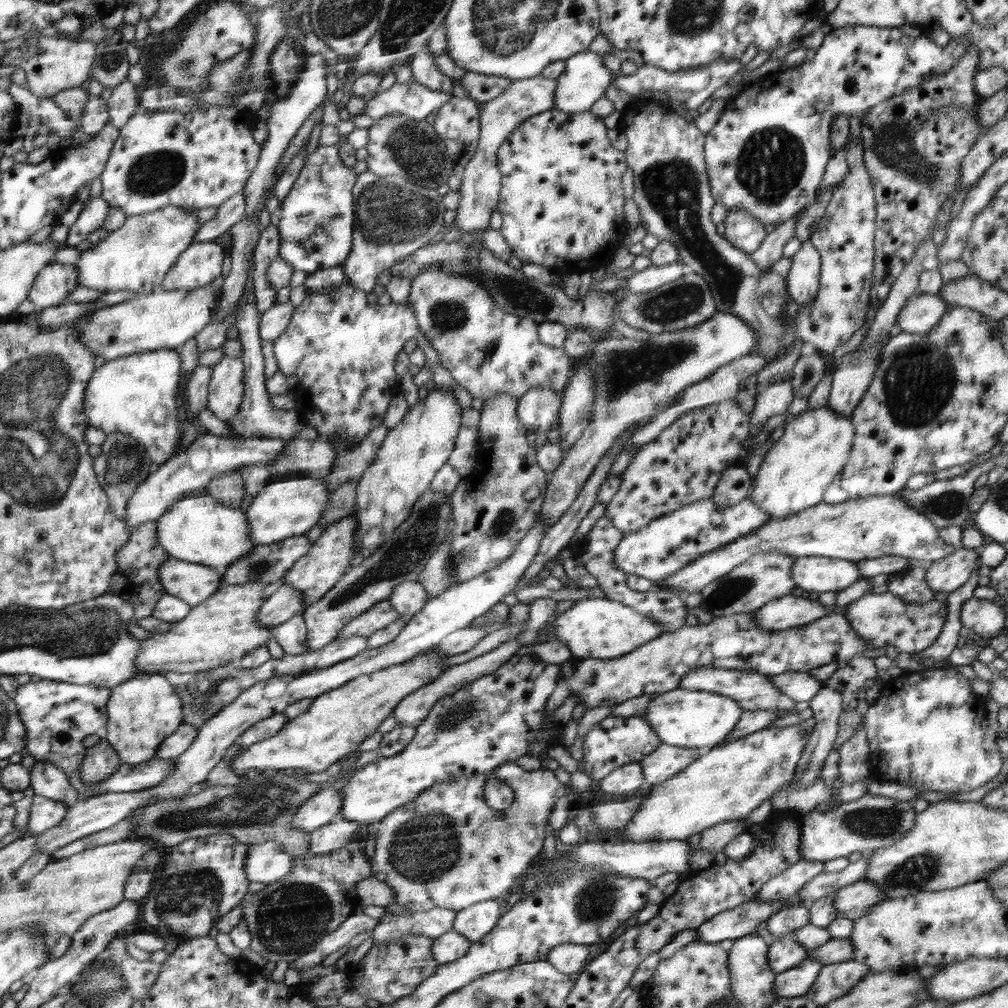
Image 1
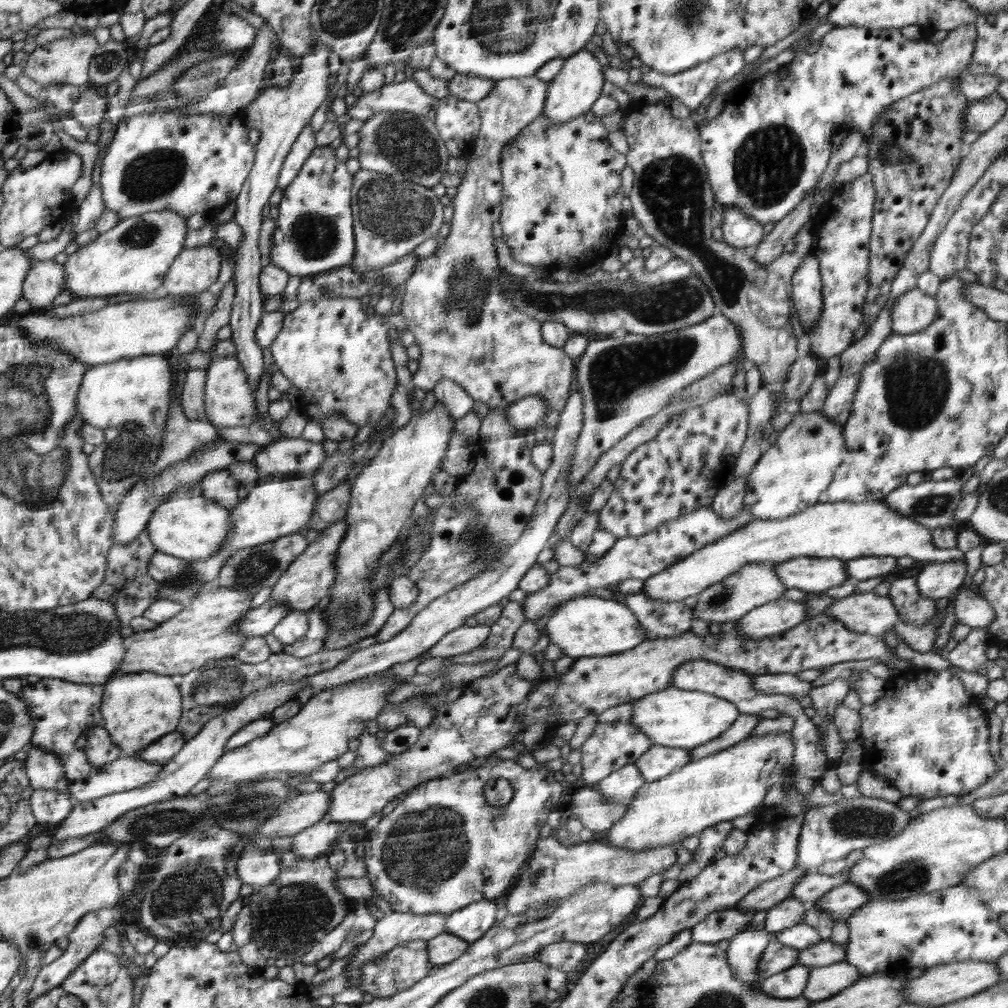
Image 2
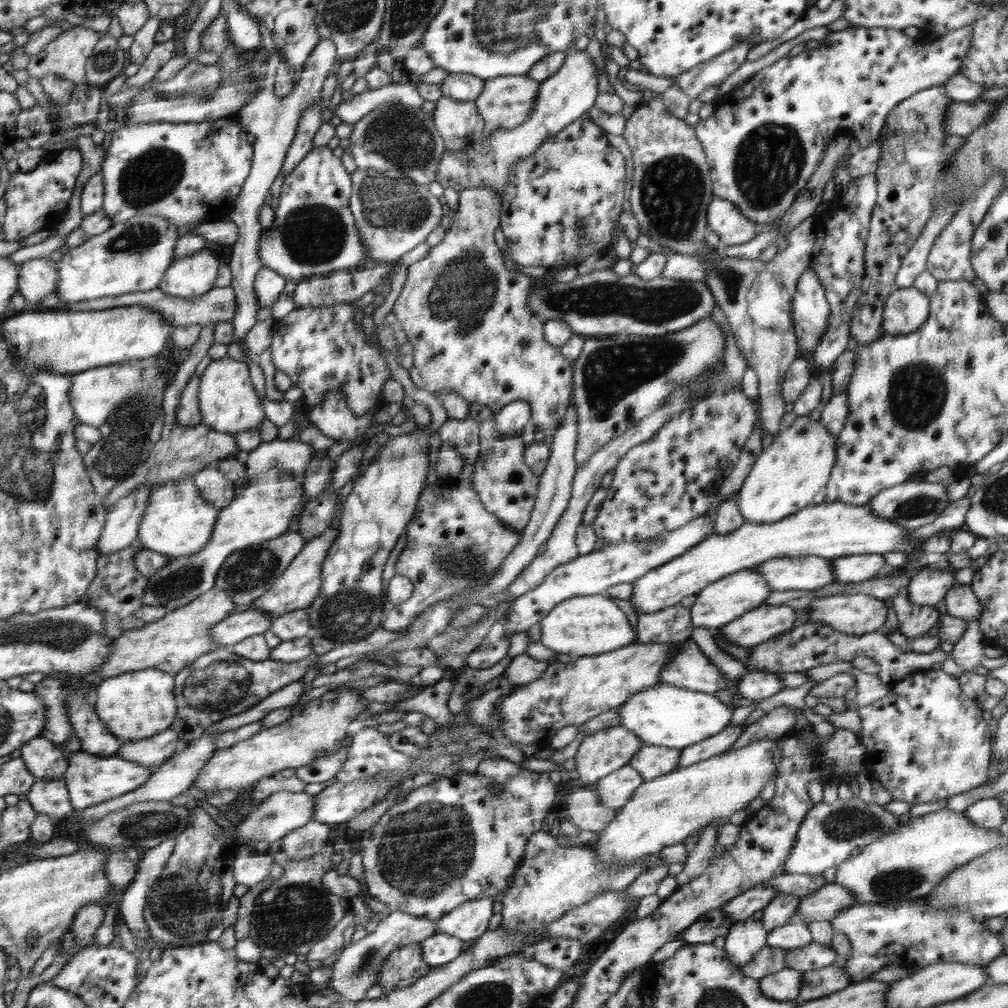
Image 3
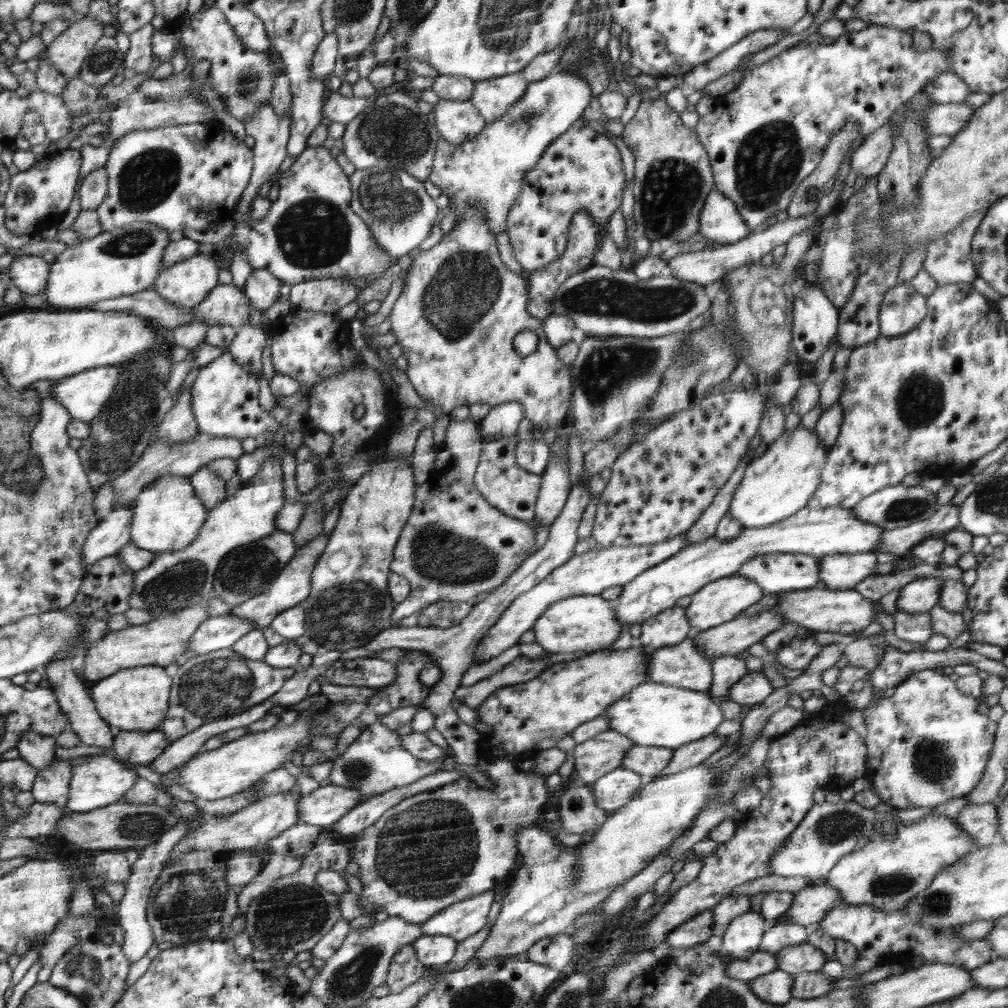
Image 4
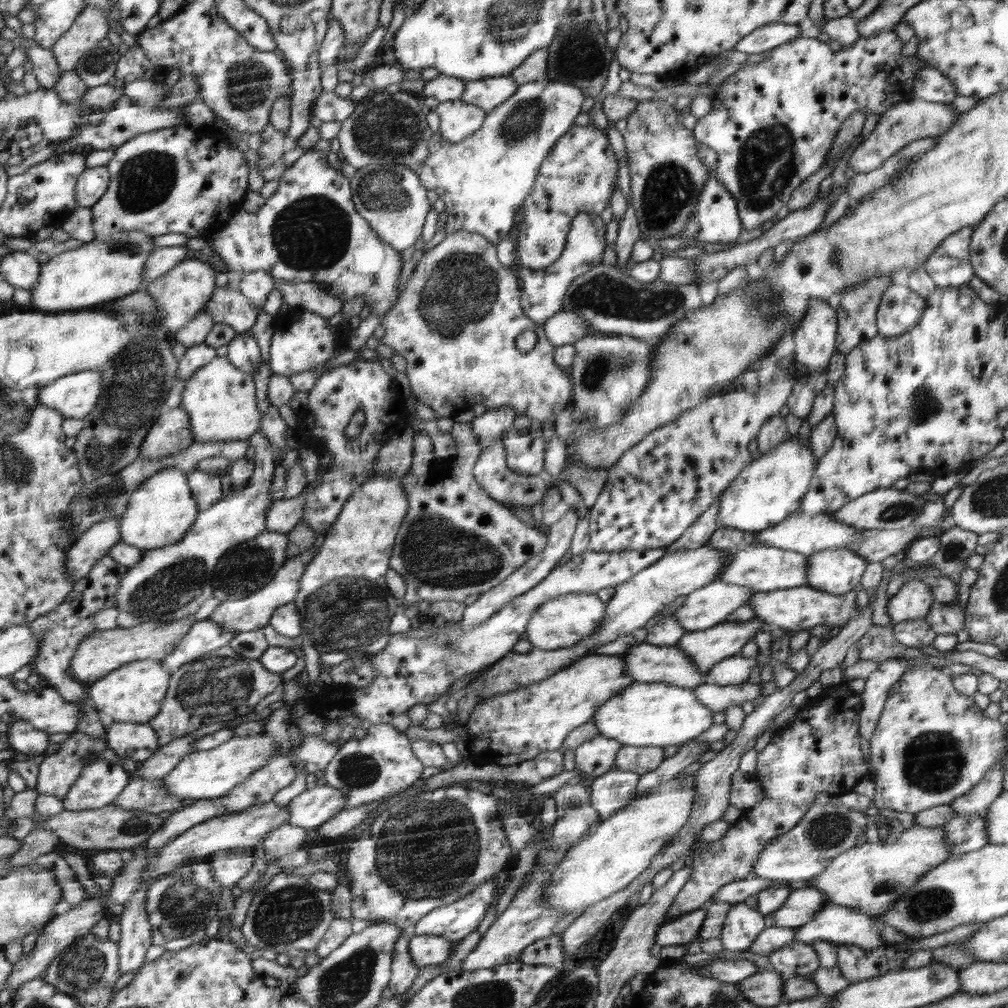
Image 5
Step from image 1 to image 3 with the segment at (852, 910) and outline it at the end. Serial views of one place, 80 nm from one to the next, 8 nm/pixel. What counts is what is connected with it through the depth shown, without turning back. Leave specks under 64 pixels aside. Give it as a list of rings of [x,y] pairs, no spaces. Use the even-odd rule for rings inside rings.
[[[828,883],[810,894],[801,898],[796,920],[806,925],[814,921],[832,921],[842,910],[856,906],[856,896],[848,889],[836,883]]]

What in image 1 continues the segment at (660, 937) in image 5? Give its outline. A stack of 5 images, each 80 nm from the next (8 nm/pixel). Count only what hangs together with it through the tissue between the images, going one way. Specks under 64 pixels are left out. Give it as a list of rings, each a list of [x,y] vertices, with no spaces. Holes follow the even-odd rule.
[[[800,894],[786,901],[760,901],[754,898],[736,906],[736,909],[717,914],[716,917],[699,927],[698,941],[721,943],[724,940],[737,940],[748,934],[757,934],[759,925],[768,922],[772,914],[784,910],[786,906],[802,906]]]

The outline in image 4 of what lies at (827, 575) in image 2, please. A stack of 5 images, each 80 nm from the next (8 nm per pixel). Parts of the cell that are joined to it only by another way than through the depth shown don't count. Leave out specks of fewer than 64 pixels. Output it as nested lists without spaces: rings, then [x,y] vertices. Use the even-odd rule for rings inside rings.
[[[766,554],[752,558],[735,576],[758,582],[766,594],[819,586],[820,558],[808,554]]]

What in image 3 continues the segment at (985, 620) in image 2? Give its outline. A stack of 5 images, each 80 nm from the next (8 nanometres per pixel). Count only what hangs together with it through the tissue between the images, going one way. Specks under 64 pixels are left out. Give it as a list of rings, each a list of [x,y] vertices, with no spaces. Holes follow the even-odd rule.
[[[954,583],[943,598],[946,603],[946,614],[958,618],[977,621],[982,607],[969,584]]]

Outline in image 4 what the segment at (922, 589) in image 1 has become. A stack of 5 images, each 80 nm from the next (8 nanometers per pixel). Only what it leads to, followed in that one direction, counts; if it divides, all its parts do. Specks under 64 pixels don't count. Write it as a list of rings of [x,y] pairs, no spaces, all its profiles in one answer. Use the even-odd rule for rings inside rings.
[[[897,610],[893,614],[893,618],[895,622],[894,634],[900,640],[912,643],[925,642],[933,635],[929,612],[908,614],[903,610]]]

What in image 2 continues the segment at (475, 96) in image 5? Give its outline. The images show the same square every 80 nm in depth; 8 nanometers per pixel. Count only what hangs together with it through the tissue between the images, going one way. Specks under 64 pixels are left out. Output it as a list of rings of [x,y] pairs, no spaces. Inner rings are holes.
[[[536,76],[522,77],[522,78],[508,78],[504,80],[498,80],[493,91],[489,92],[487,97],[482,98],[477,102],[477,109],[481,116],[481,129],[477,136],[477,143],[472,155],[466,160],[470,162],[467,165],[466,176],[463,177],[463,181],[458,186],[458,193],[456,193],[453,202],[451,203],[451,217],[450,224],[451,229],[449,234],[441,239],[437,249],[428,258],[422,259],[415,264],[412,274],[405,280],[404,294],[402,297],[402,306],[400,308],[401,314],[406,315],[410,319],[410,329],[414,335],[414,342],[420,346],[420,358],[418,361],[418,370],[413,374],[412,382],[416,388],[421,388],[424,391],[433,390],[439,381],[443,378],[449,378],[456,384],[464,387],[464,390],[478,402],[486,403],[486,406],[490,410],[502,409],[505,406],[511,405],[513,402],[519,401],[521,398],[527,397],[529,394],[541,394],[543,399],[547,402],[548,414],[544,418],[545,429],[556,429],[559,425],[560,414],[563,413],[564,407],[567,404],[570,394],[570,386],[572,386],[572,378],[574,378],[574,364],[572,364],[572,357],[568,358],[568,354],[561,349],[561,347],[550,346],[547,342],[544,342],[542,335],[542,322],[532,318],[531,315],[524,314],[523,311],[519,311],[516,306],[512,306],[512,302],[508,295],[504,294],[505,280],[499,277],[500,266],[498,264],[496,249],[494,246],[494,236],[492,236],[492,226],[494,222],[498,222],[500,217],[500,196],[503,196],[503,175],[501,151],[506,141],[515,138],[517,134],[526,126],[541,114],[542,109],[546,108],[547,90],[550,88],[550,83],[546,83]]]

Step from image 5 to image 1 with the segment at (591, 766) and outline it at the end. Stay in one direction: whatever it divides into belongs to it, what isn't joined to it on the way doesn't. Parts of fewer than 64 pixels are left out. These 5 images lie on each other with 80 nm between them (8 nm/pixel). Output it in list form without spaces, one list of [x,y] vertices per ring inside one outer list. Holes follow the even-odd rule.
[[[607,716],[583,737],[584,772],[596,783],[616,768],[639,762],[662,743],[643,716]]]

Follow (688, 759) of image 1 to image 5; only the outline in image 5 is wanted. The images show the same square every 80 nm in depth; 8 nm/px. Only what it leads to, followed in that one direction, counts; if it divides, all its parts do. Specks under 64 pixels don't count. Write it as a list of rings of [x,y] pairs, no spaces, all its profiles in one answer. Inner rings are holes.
[[[624,746],[618,750],[614,764],[620,770],[646,774],[665,759],[663,747]]]

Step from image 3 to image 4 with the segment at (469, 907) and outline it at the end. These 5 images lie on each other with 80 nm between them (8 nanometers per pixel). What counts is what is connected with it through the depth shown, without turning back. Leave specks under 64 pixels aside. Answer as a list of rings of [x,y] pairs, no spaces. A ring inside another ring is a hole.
[[[495,892],[468,898],[460,904],[452,905],[430,921],[424,922],[424,935],[444,935],[457,942],[464,941],[485,927],[491,907],[494,906]]]

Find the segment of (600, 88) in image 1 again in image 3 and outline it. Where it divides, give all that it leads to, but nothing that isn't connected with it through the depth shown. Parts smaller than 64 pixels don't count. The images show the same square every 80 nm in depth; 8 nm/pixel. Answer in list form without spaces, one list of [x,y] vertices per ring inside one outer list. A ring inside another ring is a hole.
[[[576,50],[566,54],[563,63],[556,74],[540,84],[531,113],[522,124],[510,130],[502,128],[494,131],[483,142],[472,143],[459,151],[445,149],[439,160],[435,181],[444,189],[452,188],[459,193],[466,186],[491,186],[502,197],[507,188],[509,170],[517,160],[535,154],[547,136],[558,134],[595,105],[596,97],[599,96],[599,80],[598,70],[590,55],[584,53],[584,50]]]

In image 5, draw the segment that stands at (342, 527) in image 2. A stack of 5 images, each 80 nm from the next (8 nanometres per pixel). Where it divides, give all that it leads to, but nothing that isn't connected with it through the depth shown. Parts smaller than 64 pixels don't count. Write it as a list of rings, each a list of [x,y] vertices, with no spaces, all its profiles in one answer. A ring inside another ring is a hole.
[[[312,546],[308,551],[287,560],[275,574],[274,580],[267,582],[262,589],[250,593],[250,596],[246,598],[221,601],[207,619],[217,622],[221,628],[231,630],[231,632],[239,633],[240,631],[261,629],[264,625],[269,624],[272,613],[276,612],[283,604],[295,600],[296,593],[299,591],[300,577],[303,575],[306,565],[314,560],[314,556],[318,554],[320,549]]]

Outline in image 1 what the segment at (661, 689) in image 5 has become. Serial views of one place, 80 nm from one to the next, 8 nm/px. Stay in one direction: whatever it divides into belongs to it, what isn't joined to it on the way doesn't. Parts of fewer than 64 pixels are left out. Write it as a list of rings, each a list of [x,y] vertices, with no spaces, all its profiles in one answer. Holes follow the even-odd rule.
[[[675,688],[668,693],[656,694],[646,707],[643,717],[658,735],[660,742],[678,747],[698,747],[710,750],[734,730],[744,712],[734,699],[700,690]]]

